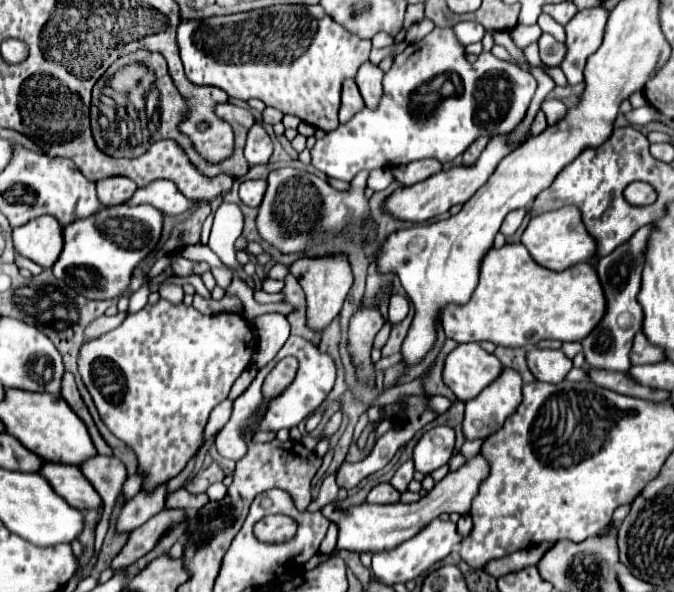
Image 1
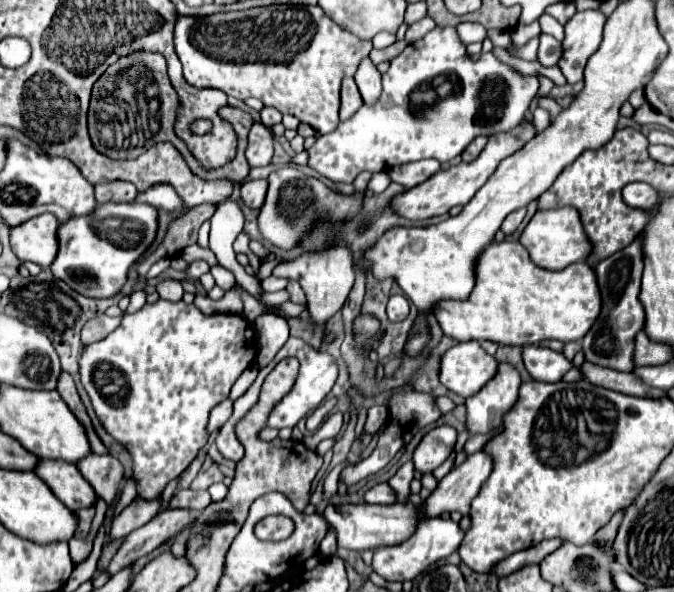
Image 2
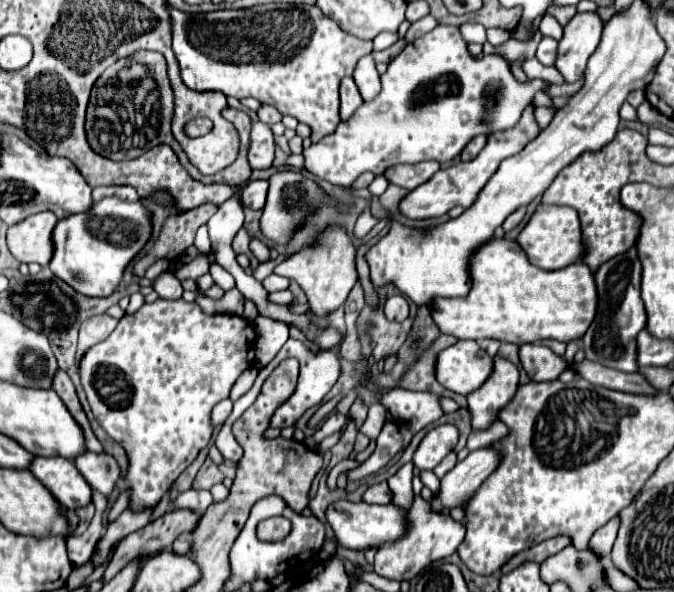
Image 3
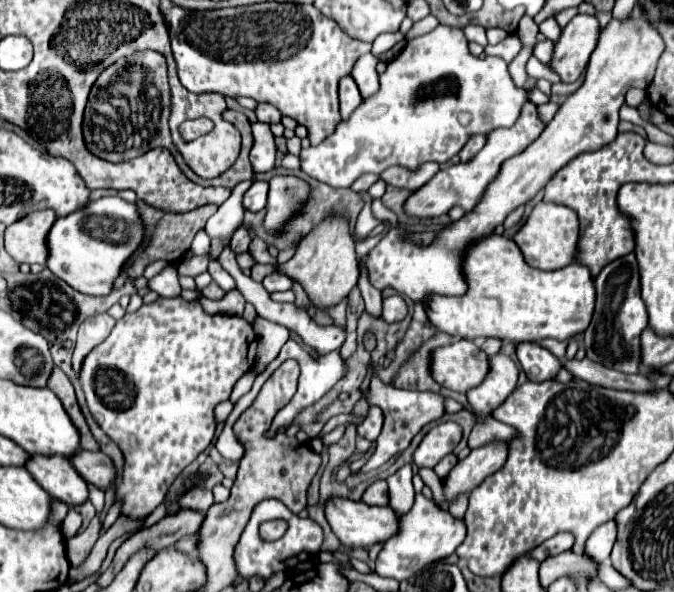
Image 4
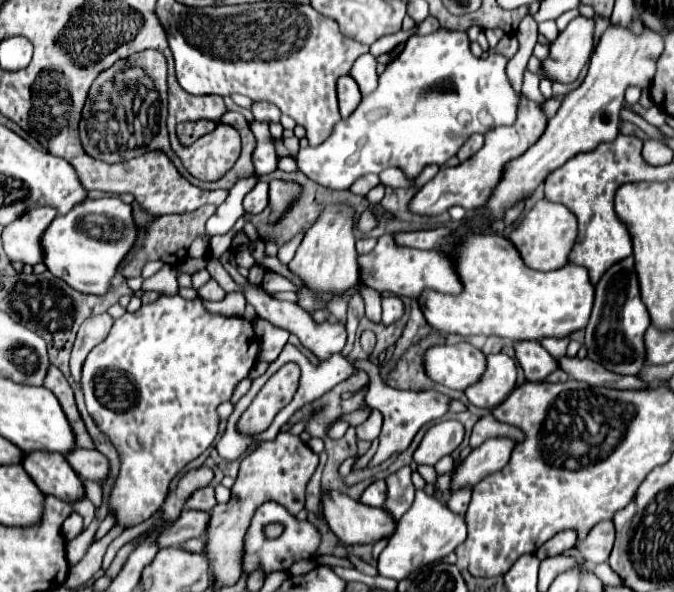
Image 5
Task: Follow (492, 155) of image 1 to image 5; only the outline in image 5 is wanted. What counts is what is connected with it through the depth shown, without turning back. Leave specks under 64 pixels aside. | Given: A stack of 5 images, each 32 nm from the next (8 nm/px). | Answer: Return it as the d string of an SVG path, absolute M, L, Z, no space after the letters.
M522 98L516 122L512 126L492 128L490 132L486 132L484 134L486 142L472 156L470 164L458 164L458 166L450 166L450 168L440 168L440 172L414 194L414 198L408 204L410 212L424 214L424 216L438 216L438 214L446 212L452 206L462 206L466 212L476 210L478 206L482 206L486 202L490 190L500 180L504 164L508 160L516 158L516 156L524 154L542 136L544 128L546 128L546 118L542 114L542 106L532 102L532 100L528 100L528 98Z

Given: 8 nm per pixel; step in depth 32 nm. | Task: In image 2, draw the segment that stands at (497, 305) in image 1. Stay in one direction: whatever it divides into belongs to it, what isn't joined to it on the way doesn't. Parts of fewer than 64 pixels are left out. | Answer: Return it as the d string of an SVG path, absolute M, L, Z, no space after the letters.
M494 242L482 252L476 264L476 286L470 298L464 302L440 302L434 310L434 316L440 322L444 334L454 338L456 342L490 340L500 346L530 346L542 340L582 340L588 334L588 328L592 328L592 324L596 322L596 316L600 316L600 302L602 300L596 284L596 274L588 262L578 262L564 270L552 272L536 266L520 242Z

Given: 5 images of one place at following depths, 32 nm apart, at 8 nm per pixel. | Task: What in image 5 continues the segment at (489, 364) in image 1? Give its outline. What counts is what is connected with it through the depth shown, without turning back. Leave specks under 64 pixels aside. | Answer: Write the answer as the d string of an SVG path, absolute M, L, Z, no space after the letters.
M464 340L434 346L424 356L424 368L434 382L464 392L484 374L486 354Z

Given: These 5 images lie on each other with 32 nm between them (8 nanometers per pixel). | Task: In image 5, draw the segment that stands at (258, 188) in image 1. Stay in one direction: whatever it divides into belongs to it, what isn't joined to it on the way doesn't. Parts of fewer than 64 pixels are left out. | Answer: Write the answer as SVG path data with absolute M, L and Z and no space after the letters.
M258 180L252 192L248 192L248 196L244 198L244 210L250 214L258 214L266 206L268 206L268 182Z

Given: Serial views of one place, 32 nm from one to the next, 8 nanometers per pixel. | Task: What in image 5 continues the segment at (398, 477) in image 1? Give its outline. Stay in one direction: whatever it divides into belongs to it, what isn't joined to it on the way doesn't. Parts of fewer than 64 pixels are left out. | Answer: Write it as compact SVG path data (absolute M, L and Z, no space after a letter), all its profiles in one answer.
M404 466L400 468L398 472L390 474L386 478L386 484L388 484L388 498L386 498L386 504L384 508L388 512L392 512L394 520L398 520L404 512L408 512L408 508L412 506L412 500L414 500L414 484L412 484L412 470L410 466Z

